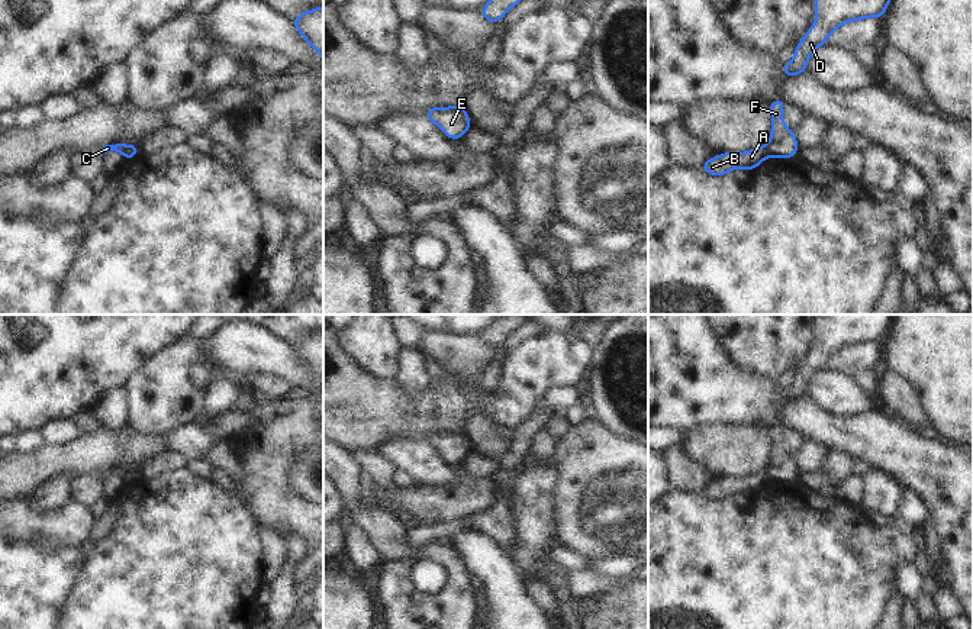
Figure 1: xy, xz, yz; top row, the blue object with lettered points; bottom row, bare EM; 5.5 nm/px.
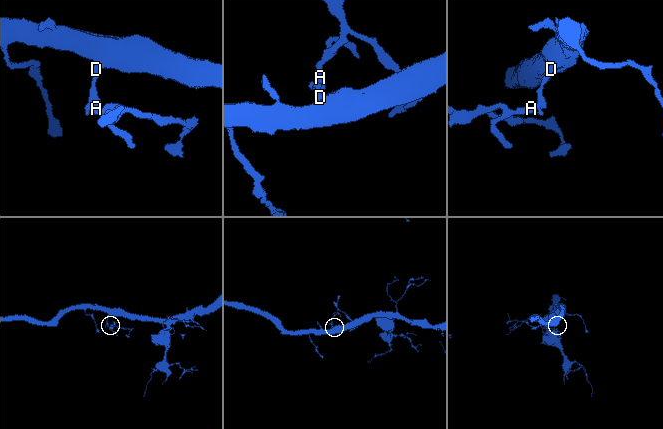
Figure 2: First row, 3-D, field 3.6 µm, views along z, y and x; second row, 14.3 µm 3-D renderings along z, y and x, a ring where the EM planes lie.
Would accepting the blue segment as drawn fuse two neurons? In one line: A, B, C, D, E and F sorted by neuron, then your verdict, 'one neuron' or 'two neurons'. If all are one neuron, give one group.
groups A B / C D E F; two neurons

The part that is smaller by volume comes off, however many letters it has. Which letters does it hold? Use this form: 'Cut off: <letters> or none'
Cut off: A, B

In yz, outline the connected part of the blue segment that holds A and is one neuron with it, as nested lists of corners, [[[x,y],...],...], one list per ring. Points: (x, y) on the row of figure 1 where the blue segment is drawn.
[[[767,145],[748,152],[724,152],[722,155],[708,159],[700,170],[712,175],[725,175],[734,168],[753,171],[761,161],[770,158]]]

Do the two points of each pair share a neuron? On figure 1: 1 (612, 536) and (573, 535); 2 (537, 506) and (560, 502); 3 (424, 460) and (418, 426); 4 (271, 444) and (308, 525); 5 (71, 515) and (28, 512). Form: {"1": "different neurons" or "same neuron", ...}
{"1": "same neuron", "2": "different neurons", "3": "different neurons", "4": "same neuron", "5": "same neuron"}

